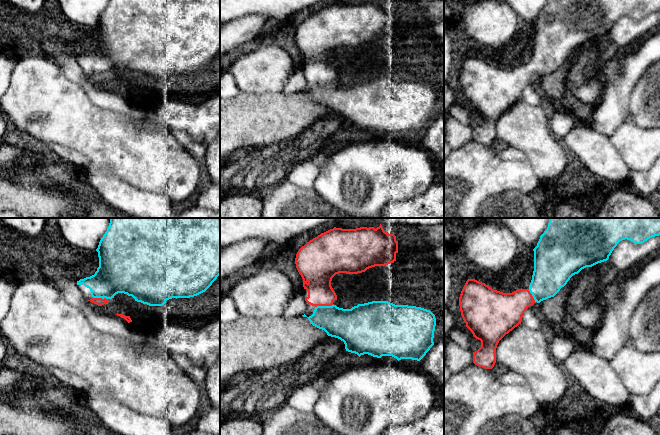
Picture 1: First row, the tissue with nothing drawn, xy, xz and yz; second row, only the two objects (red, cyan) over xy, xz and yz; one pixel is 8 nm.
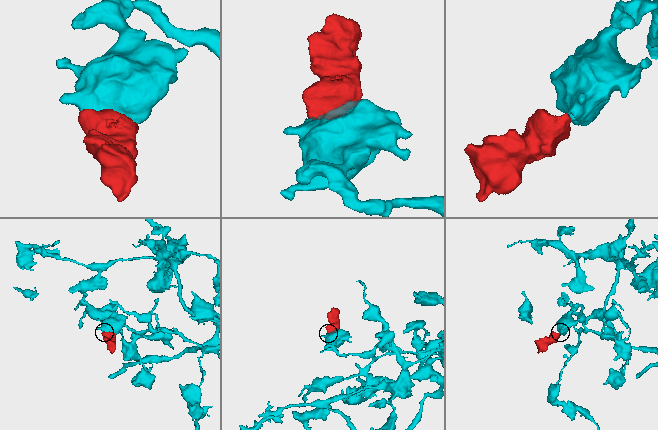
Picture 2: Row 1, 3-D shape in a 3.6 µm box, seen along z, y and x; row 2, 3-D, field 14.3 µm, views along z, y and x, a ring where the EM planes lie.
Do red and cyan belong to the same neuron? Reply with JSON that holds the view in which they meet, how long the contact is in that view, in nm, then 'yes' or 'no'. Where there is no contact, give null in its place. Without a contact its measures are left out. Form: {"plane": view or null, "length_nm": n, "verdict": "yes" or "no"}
{"plane": "xz", "length_nm": 150, "verdict": "yes"}

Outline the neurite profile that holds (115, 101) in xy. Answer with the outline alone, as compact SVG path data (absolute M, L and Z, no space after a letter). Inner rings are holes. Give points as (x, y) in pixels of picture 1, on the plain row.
M58 53L50 56L49 59L54 62L72 82L84 89L93 104L104 109L124 113L138 120L144 120L148 117L148 114L144 110L132 106L124 94L118 91L109 92L100 89L97 86L97 80L83 73L77 62L77 58L74 56Z

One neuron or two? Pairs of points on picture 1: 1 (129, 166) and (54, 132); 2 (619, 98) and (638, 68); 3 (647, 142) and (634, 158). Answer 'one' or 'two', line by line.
1: one
2: one
3: one

